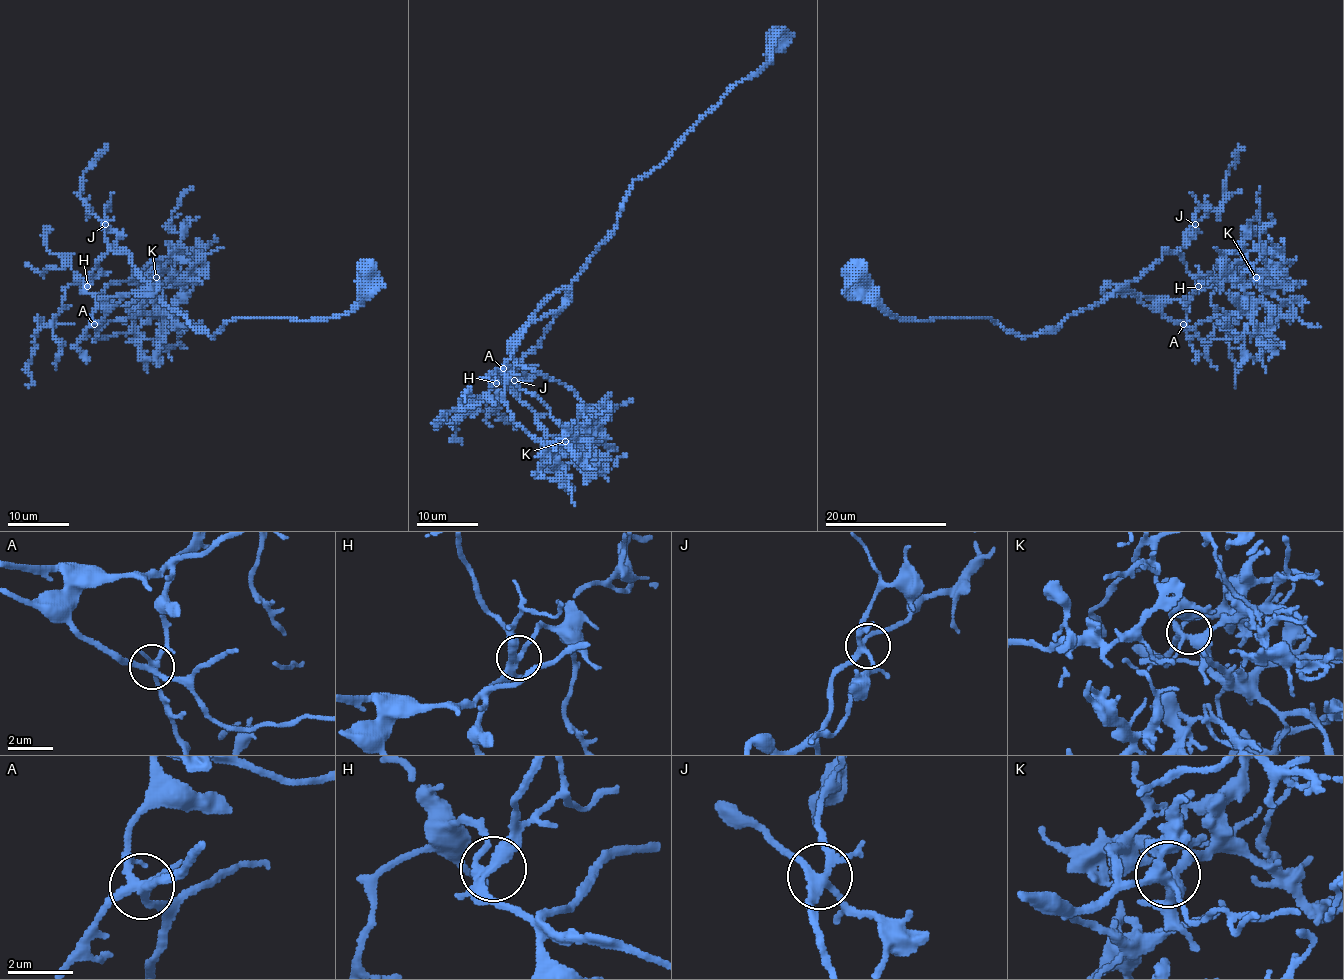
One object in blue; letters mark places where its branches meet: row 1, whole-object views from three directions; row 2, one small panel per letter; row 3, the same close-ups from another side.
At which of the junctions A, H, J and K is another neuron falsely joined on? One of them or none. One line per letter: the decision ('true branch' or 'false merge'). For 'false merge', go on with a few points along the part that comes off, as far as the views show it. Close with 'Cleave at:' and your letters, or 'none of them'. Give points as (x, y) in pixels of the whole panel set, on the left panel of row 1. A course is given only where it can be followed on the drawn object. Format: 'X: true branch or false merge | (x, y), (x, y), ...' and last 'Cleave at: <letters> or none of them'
A: true branch
H: true branch
J: true branch
K: true branch
Cleave at: none of them

